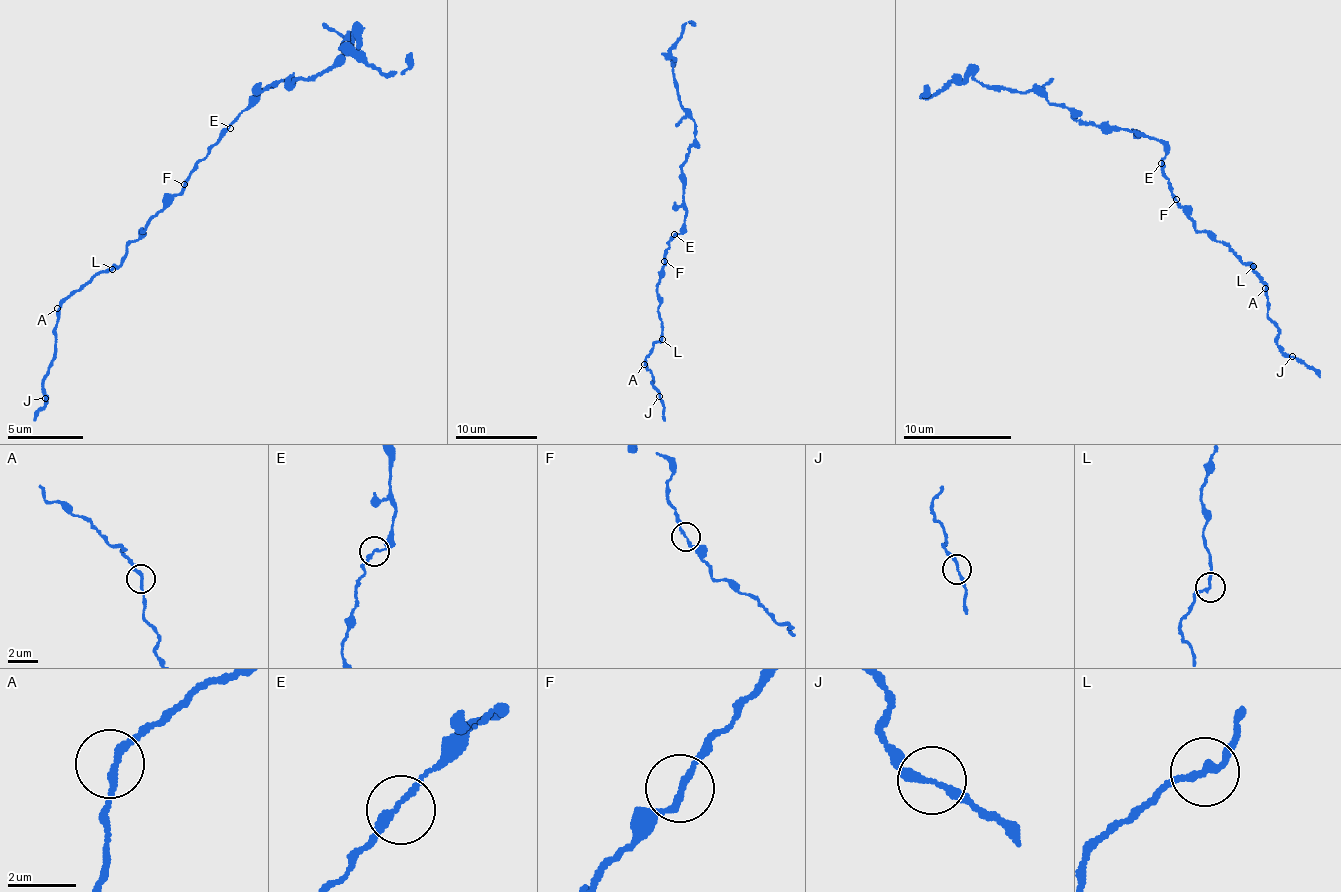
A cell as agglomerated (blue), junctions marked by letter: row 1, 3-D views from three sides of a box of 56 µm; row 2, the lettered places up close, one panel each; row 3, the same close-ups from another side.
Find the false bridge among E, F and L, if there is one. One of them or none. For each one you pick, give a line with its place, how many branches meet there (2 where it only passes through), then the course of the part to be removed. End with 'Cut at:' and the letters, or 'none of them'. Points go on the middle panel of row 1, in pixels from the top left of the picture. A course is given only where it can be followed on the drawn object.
Cut at: none of them

